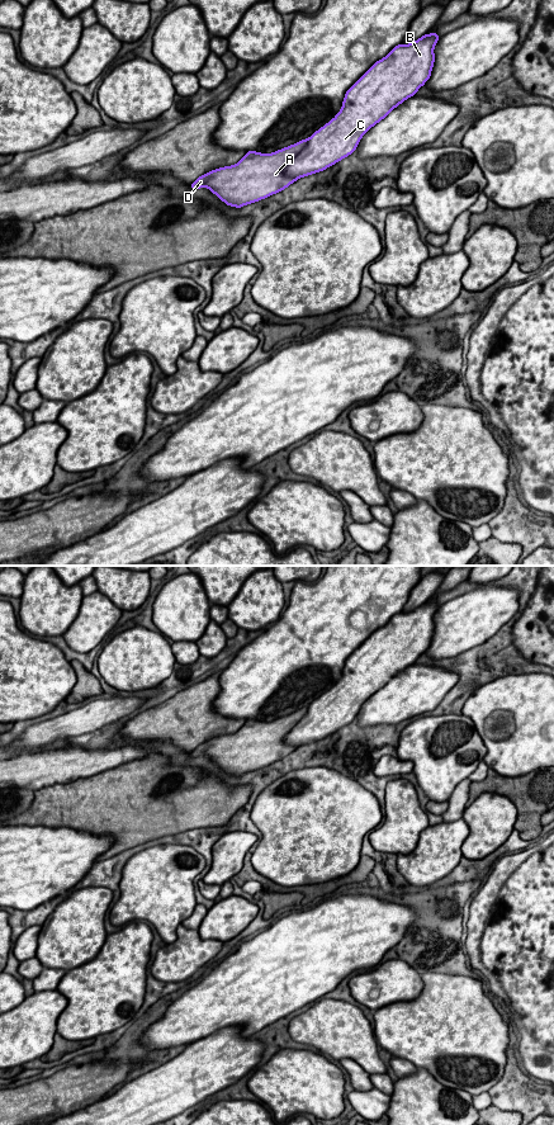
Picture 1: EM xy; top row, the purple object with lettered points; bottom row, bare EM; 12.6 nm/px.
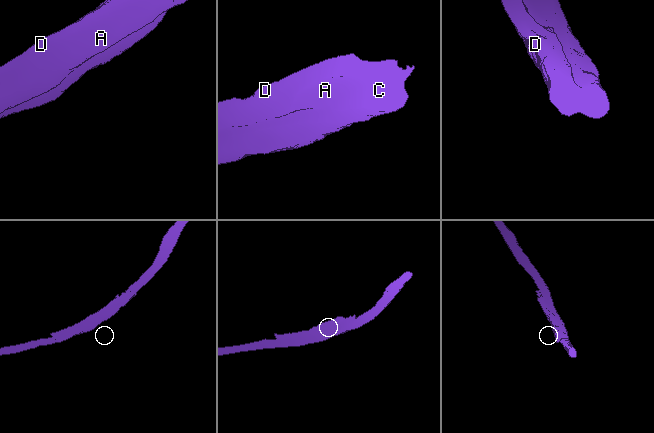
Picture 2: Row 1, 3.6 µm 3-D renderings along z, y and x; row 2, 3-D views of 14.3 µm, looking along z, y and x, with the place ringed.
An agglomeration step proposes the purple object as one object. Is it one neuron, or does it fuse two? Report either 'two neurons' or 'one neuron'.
two neurons

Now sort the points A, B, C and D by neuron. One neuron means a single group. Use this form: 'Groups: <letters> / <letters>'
Groups: A D / B C

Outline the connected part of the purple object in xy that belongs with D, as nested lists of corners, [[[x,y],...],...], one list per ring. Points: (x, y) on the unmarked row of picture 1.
[[[308,706],[273,722],[248,719],[236,732],[199,745],[193,758],[207,755],[227,774],[241,776],[279,761],[297,747],[284,742],[285,736],[303,719]]]

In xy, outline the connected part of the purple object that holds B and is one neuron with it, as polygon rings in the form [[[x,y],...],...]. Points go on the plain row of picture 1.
[[[437,600],[425,602],[409,613],[396,614],[384,627],[377,629],[345,662],[341,679],[333,687],[316,699],[303,719],[285,736],[284,742],[297,748],[335,733],[351,723],[361,705],[396,675],[413,665],[430,647],[435,630],[434,616]]]

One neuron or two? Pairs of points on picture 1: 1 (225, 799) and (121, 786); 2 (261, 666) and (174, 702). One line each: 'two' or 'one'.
1: one
2: two

